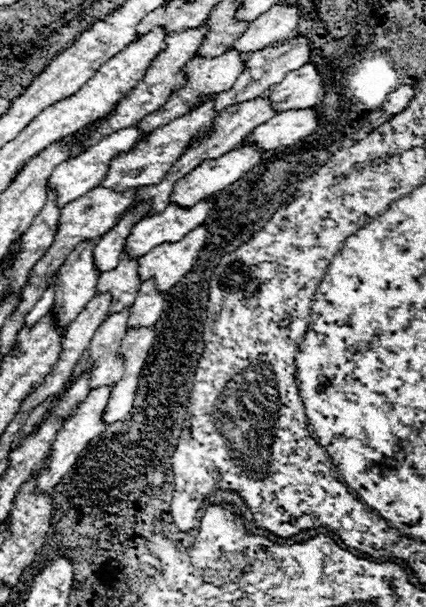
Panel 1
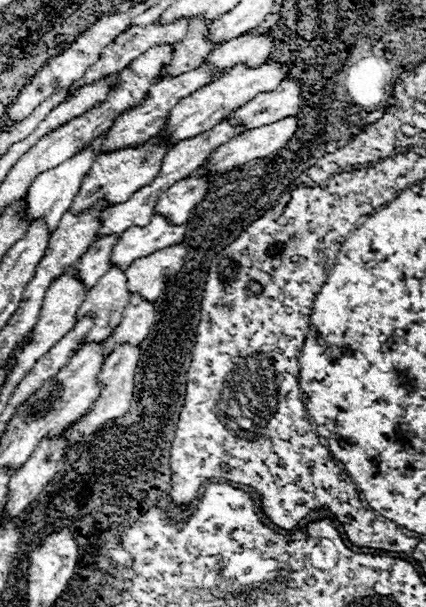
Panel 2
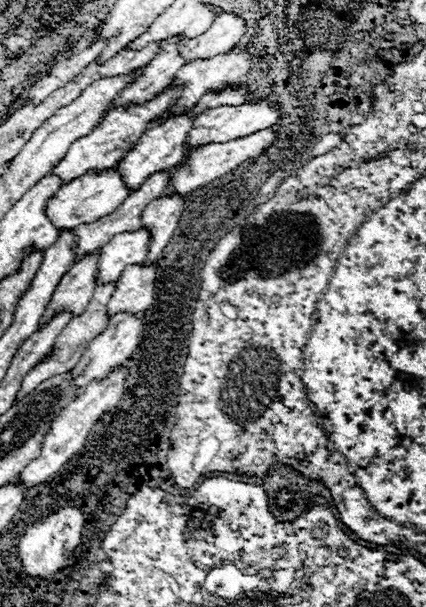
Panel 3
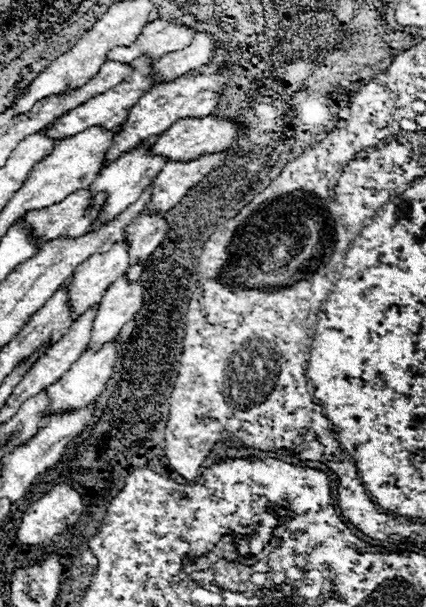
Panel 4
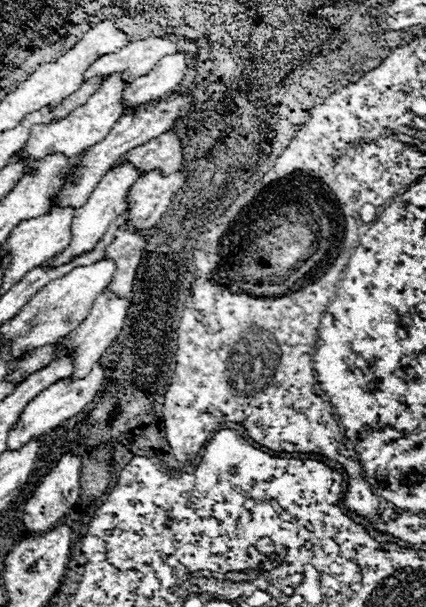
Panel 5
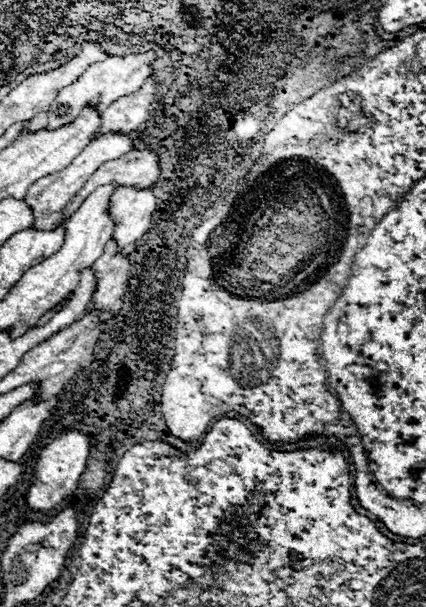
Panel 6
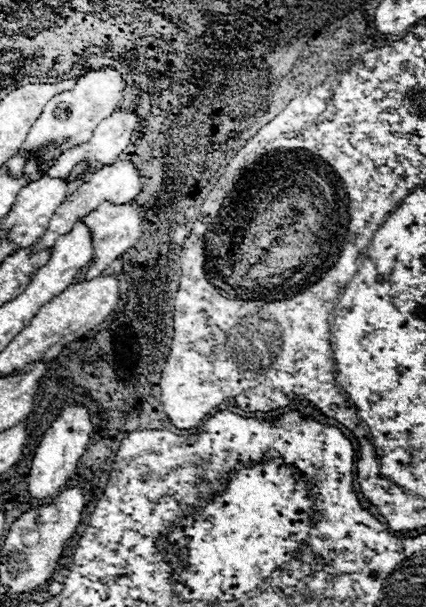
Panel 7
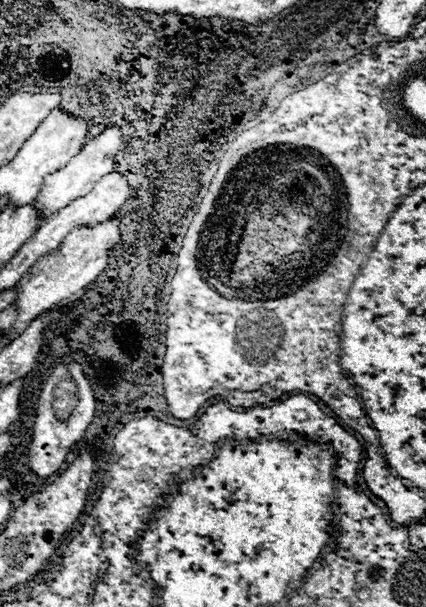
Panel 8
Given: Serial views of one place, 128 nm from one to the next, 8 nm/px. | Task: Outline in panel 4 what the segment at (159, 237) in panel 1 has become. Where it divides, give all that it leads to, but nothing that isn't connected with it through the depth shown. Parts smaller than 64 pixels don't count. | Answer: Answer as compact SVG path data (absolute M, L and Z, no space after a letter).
M122 240L114 244L108 252L94 254L86 264L80 264L70 278L70 304L74 320L92 304L98 304L104 292L116 282L118 276L128 272L130 256L128 244Z

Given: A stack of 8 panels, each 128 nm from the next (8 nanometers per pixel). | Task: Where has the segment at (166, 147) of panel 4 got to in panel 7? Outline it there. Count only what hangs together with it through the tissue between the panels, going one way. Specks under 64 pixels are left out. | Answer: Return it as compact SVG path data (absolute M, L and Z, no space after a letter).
M118 160L110 166L102 166L98 172L90 174L86 182L82 182L78 186L76 192L72 192L60 206L58 210L54 212L50 224L48 224L48 230L44 232L44 236L36 242L34 250L42 250L42 248L48 248L48 246L54 246L54 242L58 240L58 236L70 232L70 228L74 226L74 222L78 218L84 218L86 214L90 214L94 208L98 208L98 204L102 200L110 200L110 202L116 202L116 204L124 204L124 202L130 202L134 200L138 194L142 192L142 180L140 180L140 172L138 168L130 162L130 160Z

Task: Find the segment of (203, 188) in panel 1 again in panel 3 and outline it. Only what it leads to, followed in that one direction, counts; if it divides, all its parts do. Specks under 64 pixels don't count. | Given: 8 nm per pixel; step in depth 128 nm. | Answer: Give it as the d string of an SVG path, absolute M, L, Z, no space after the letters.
M180 194L162 196L146 206L146 212L142 212L142 226L152 232L152 244L150 252L144 262L152 262L160 258L164 246L170 242L174 230L178 228L178 220L184 210L184 198Z

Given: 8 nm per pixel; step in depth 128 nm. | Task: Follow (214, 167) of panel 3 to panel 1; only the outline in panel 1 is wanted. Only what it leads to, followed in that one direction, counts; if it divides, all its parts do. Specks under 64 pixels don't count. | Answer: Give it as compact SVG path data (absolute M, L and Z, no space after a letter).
M300 108L286 110L272 116L266 124L260 124L244 142L258 144L262 150L284 148L296 144L304 136L310 136L318 126L318 110L316 108Z

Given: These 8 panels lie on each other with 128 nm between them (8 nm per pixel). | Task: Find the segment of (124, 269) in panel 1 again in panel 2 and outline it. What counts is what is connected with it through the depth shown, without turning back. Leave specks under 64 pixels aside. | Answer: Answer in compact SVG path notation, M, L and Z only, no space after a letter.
M112 266L110 272L106 272L106 276L102 276L102 280L98 280L94 288L90 288L86 300L82 302L82 308L78 310L76 320L80 320L88 312L92 312L96 318L94 328L90 330L86 340L82 340L82 344L92 340L104 340L112 332L112 328L116 328L116 324L122 320L122 312L128 306L130 298L132 292L128 290L124 270Z

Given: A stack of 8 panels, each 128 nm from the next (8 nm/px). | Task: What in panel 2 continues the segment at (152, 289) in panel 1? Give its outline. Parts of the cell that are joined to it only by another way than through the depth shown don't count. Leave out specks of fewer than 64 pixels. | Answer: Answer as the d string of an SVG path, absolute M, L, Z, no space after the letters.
M134 294L128 308L124 310L122 322L116 326L114 334L106 342L106 348L104 348L106 356L110 356L110 352L114 352L118 344L124 344L124 342L140 344L148 336L154 324L154 318L156 318L154 302L148 302L140 294Z

